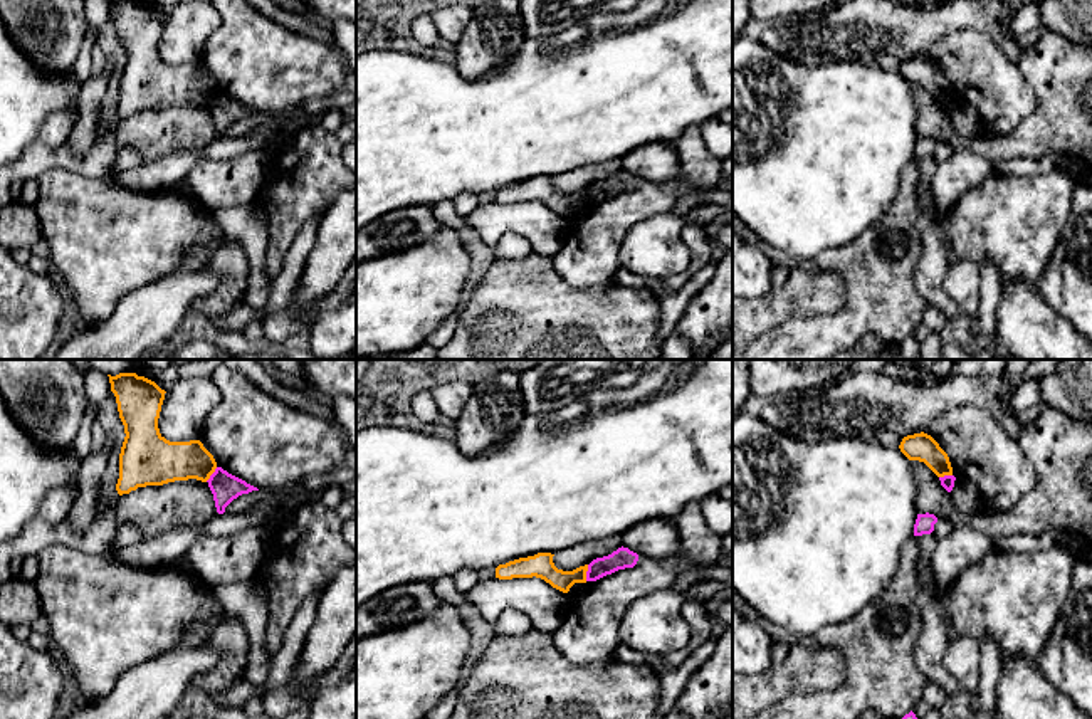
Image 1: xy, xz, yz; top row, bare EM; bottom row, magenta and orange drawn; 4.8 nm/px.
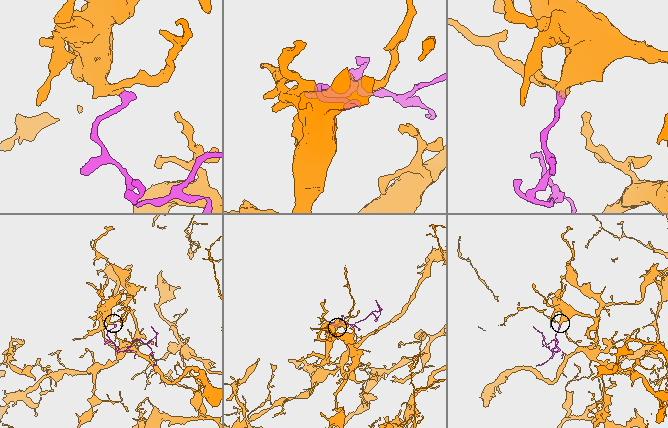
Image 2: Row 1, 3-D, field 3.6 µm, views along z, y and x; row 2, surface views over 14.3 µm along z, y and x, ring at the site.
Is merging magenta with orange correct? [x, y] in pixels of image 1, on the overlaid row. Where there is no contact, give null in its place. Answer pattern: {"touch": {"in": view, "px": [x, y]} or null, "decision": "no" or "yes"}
{"touch": {"in": "xz", "px": [587, 573]}, "decision": "no"}

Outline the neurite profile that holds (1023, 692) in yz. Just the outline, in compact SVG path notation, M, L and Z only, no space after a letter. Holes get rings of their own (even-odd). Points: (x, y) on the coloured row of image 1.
M1023 655L1000 665L996 719L1089 719Z

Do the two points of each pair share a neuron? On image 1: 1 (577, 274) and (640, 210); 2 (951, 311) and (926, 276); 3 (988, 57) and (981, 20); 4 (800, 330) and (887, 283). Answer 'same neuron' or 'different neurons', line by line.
1: same neuron
2: same neuron
3: different neurons
4: same neuron

